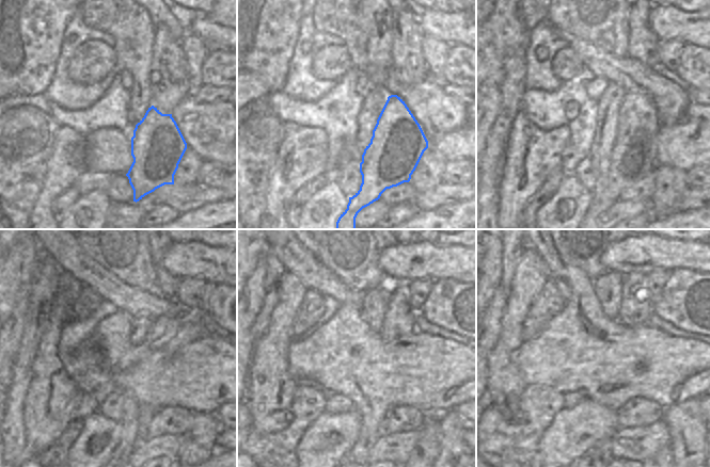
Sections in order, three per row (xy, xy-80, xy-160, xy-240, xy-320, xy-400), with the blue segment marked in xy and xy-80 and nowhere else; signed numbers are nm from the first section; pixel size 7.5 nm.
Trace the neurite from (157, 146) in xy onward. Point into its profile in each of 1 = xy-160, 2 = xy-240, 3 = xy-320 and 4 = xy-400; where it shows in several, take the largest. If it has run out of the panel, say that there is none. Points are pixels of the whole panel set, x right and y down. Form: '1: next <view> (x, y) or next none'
1: next xy-160 (634, 154)
2: next xy-240 (167, 333)
3: next xy-320 (399, 320)
4: next xy-400 (635, 307)

